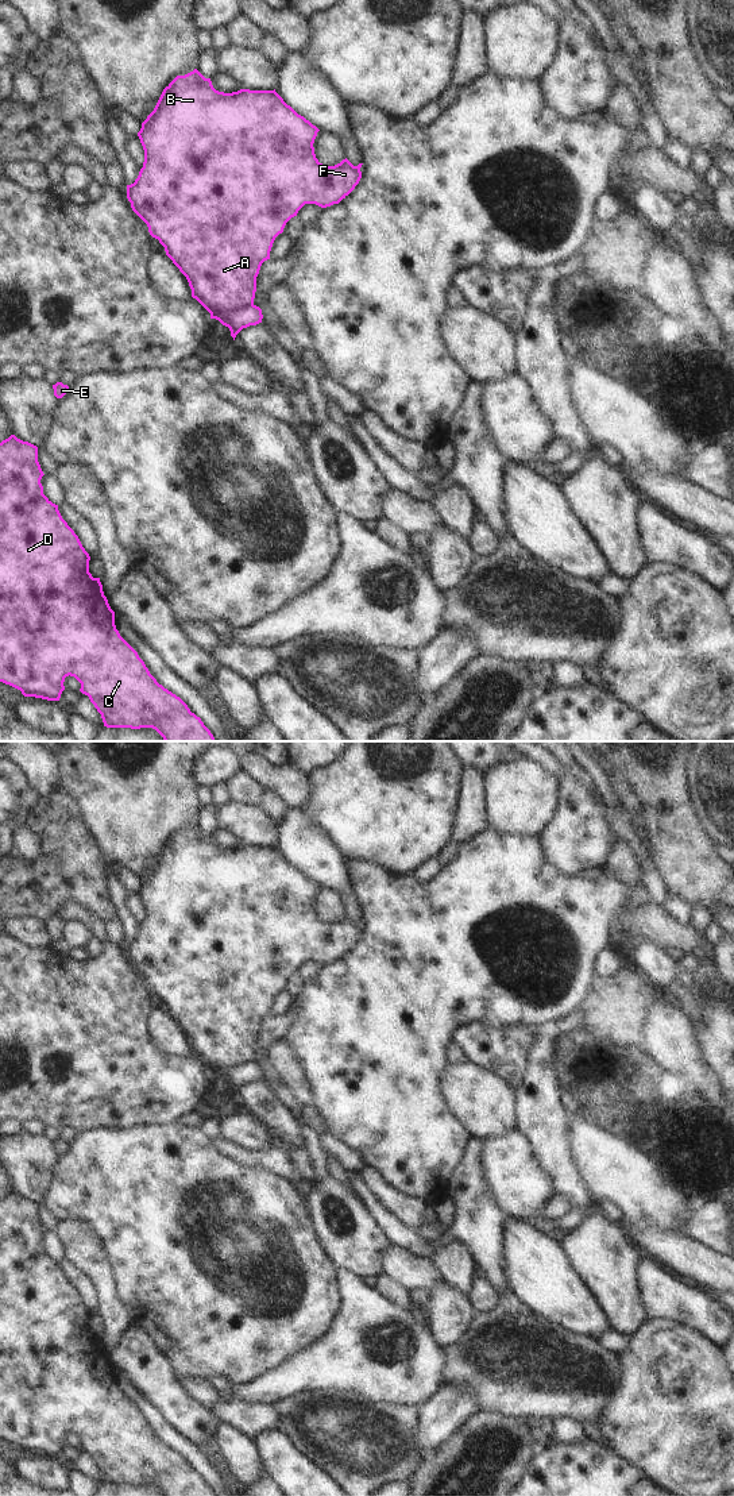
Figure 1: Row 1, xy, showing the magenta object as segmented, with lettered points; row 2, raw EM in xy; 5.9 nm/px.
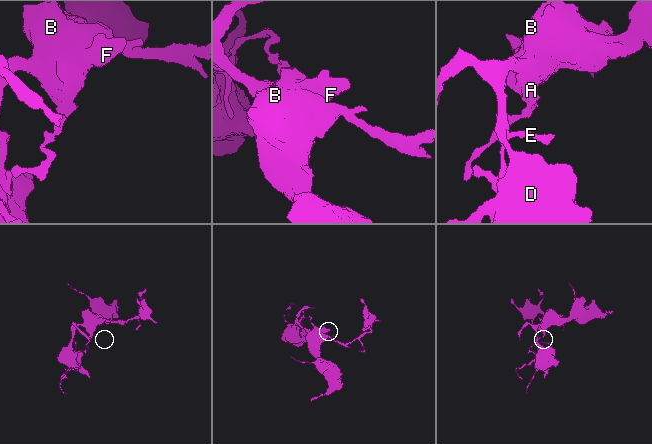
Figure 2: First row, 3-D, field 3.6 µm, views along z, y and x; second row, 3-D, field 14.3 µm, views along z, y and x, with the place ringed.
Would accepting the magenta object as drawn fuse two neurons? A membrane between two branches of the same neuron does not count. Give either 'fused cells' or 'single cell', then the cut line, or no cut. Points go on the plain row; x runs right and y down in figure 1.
fused cells; cut in xy along (252, 1059), (244, 1063), (216, 1067), (211, 1071)

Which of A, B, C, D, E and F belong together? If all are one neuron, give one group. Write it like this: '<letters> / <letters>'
A B C D F / E

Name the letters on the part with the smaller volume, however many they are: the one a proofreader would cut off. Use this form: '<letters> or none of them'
E

